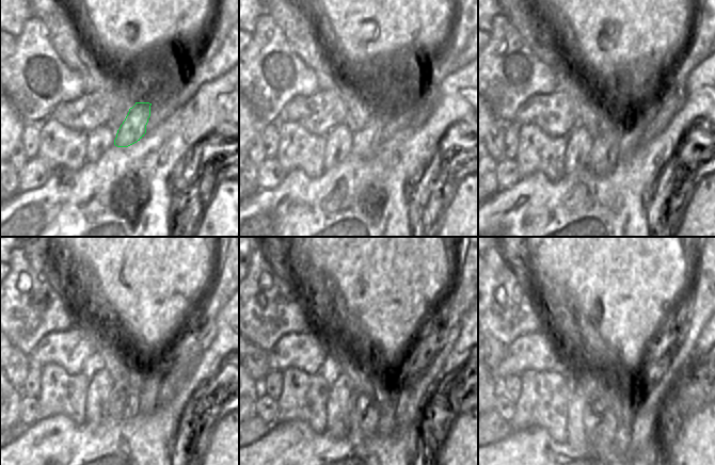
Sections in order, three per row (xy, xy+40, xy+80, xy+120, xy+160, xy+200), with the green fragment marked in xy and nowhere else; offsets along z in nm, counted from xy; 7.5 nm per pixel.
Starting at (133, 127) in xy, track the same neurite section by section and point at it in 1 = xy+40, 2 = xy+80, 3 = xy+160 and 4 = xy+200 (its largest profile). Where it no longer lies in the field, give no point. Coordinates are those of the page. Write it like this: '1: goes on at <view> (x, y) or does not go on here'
1: goes on at xy+40 (366, 142)
2: goes on at xy+80 (610, 147)
3: goes on at xy+160 (376, 415)
4: goes on at xy+200 (606, 431)

